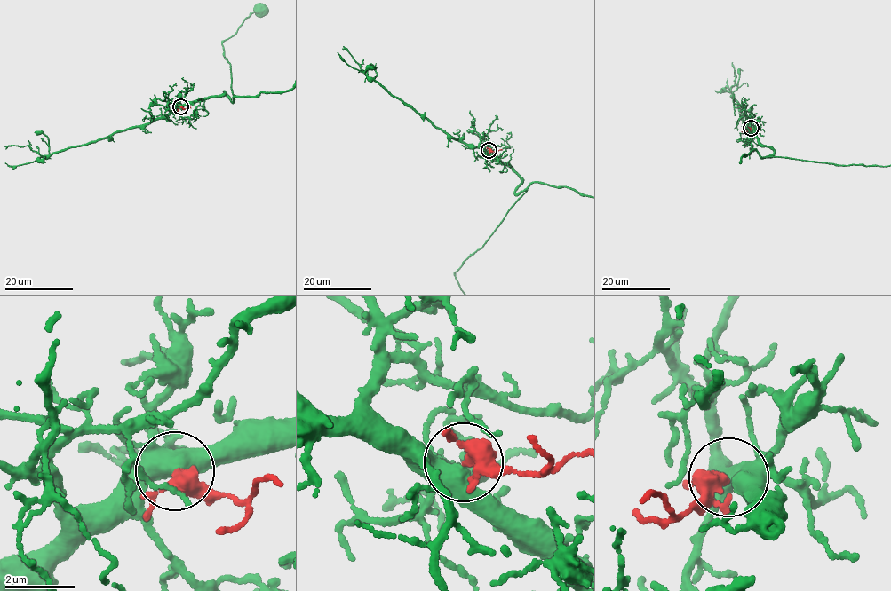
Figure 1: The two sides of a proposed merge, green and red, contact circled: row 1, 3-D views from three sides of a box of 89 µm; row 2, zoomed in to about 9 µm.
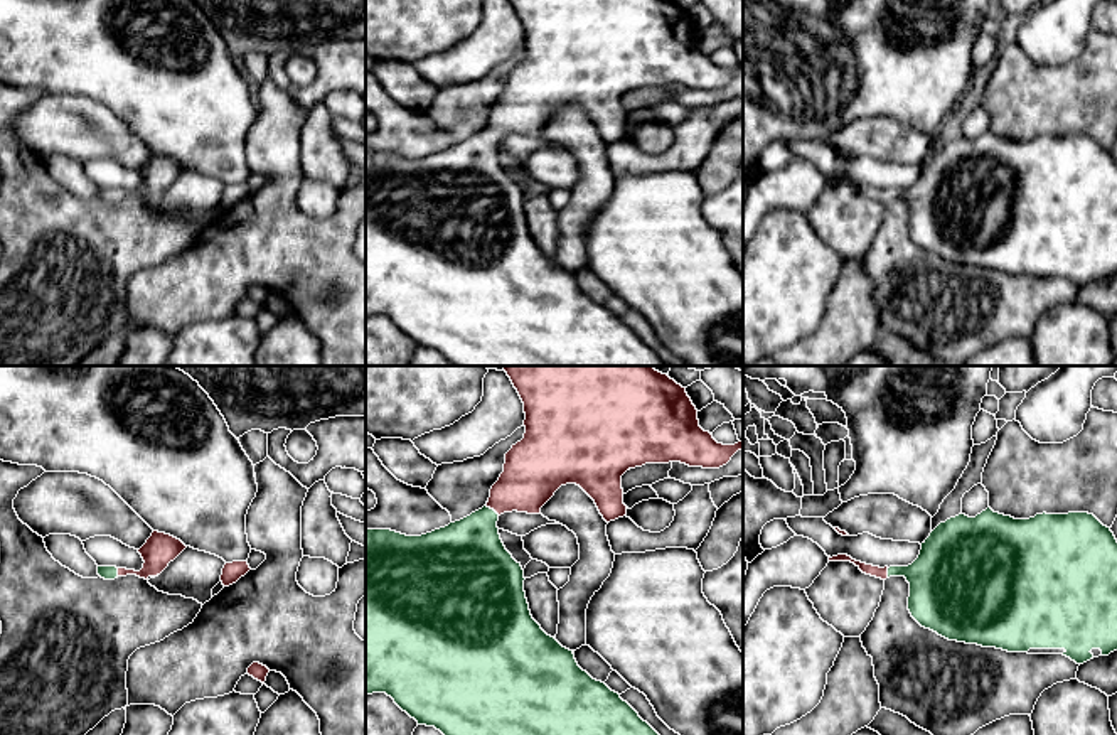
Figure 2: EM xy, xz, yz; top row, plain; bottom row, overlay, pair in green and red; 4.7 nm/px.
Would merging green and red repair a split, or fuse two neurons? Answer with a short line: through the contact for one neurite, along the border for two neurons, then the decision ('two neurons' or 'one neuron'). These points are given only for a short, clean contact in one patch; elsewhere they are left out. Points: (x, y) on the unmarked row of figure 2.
line xz (467, 177), (492, 132), (531, 98); one neuron

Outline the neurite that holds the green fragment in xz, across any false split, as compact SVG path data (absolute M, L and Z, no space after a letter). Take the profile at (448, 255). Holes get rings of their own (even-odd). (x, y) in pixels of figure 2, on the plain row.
M510 0L524 25L526 56L521 64L505 76L504 94L490 111L489 125L470 138L450 145L421 158L406 158L391 152L366 152L366 319L386 315L406 334L418 347L435 349L455 366L669 366L639 335L612 314L605 305L593 302L583 293L573 273L563 270L554 260L548 258L532 241L524 214L524 192L505 172L497 143L504 135L541 137L541 130L566 106L580 108L596 126L607 145L623 140L622 98L628 91L645 86L681 84L689 89L719 91L743 71L743 64L735 67L718 66L709 54L699 49L697 32L686 15L686 10L671 0Z

